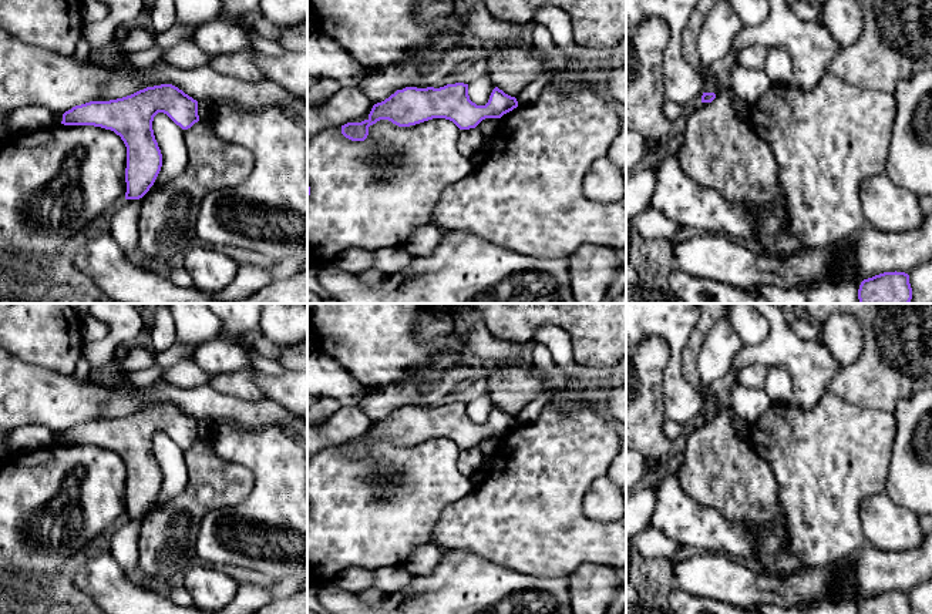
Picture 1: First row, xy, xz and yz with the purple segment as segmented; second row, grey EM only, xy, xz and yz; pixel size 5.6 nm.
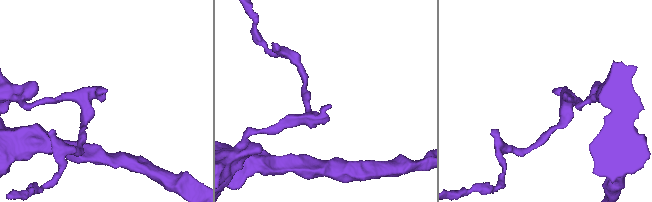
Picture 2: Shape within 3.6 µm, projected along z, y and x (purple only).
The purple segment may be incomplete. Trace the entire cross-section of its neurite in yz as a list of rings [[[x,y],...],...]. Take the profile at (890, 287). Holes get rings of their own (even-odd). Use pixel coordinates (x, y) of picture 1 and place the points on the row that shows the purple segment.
[[[884,272],[864,279],[858,289],[859,303],[909,303],[912,288],[905,272]]]

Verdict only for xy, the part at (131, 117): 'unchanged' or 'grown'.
unchanged

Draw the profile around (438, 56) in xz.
[[[437,51],[433,58],[423,67],[421,74],[414,80],[413,87],[421,88],[423,78],[433,73],[447,54],[447,51]]]

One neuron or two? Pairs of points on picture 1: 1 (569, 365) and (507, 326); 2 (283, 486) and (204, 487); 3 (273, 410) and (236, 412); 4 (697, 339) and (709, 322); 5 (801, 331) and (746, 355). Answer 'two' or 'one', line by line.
1: two
2: two
3: one
4: one
5: two

